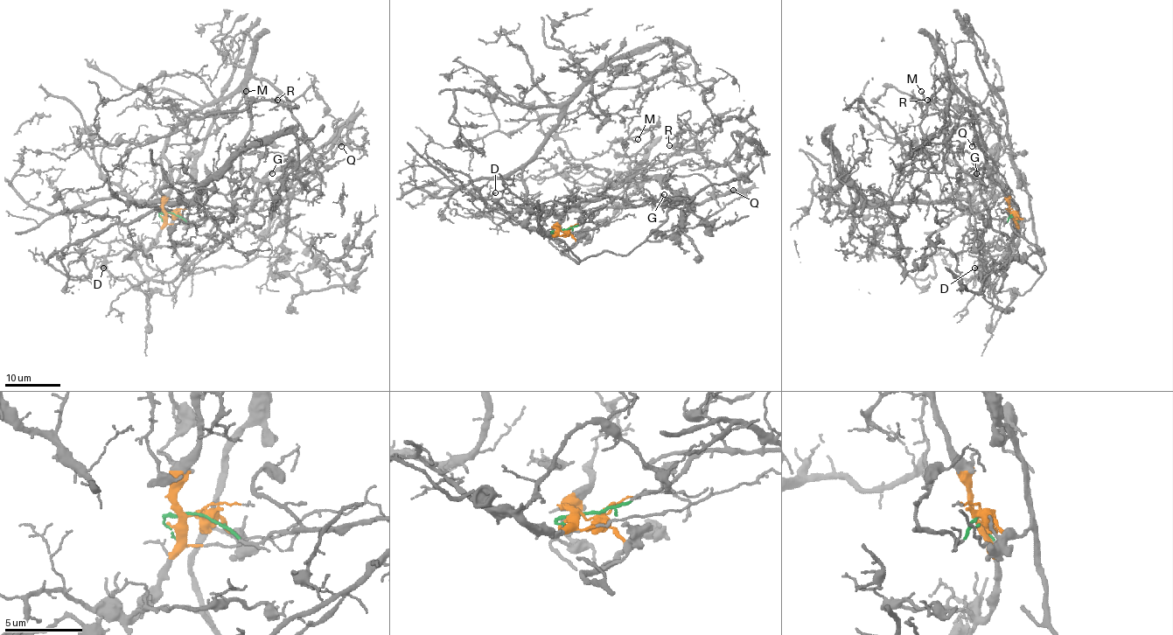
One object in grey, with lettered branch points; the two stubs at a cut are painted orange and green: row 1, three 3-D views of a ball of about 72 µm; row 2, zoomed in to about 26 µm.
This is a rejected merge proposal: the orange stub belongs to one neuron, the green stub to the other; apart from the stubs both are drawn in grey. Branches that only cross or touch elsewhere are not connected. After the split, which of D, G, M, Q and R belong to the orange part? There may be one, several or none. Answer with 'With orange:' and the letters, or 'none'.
With orange: D, M, R

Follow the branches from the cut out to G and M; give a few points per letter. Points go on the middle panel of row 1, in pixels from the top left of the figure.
G: (562, 229), (588, 222), (604, 207), (637, 207), (646, 200), (664, 194)
M: (562, 229), (555, 226), (562, 214), (555, 217), (612, 186), (583, 161), (612, 143), (638, 139)

